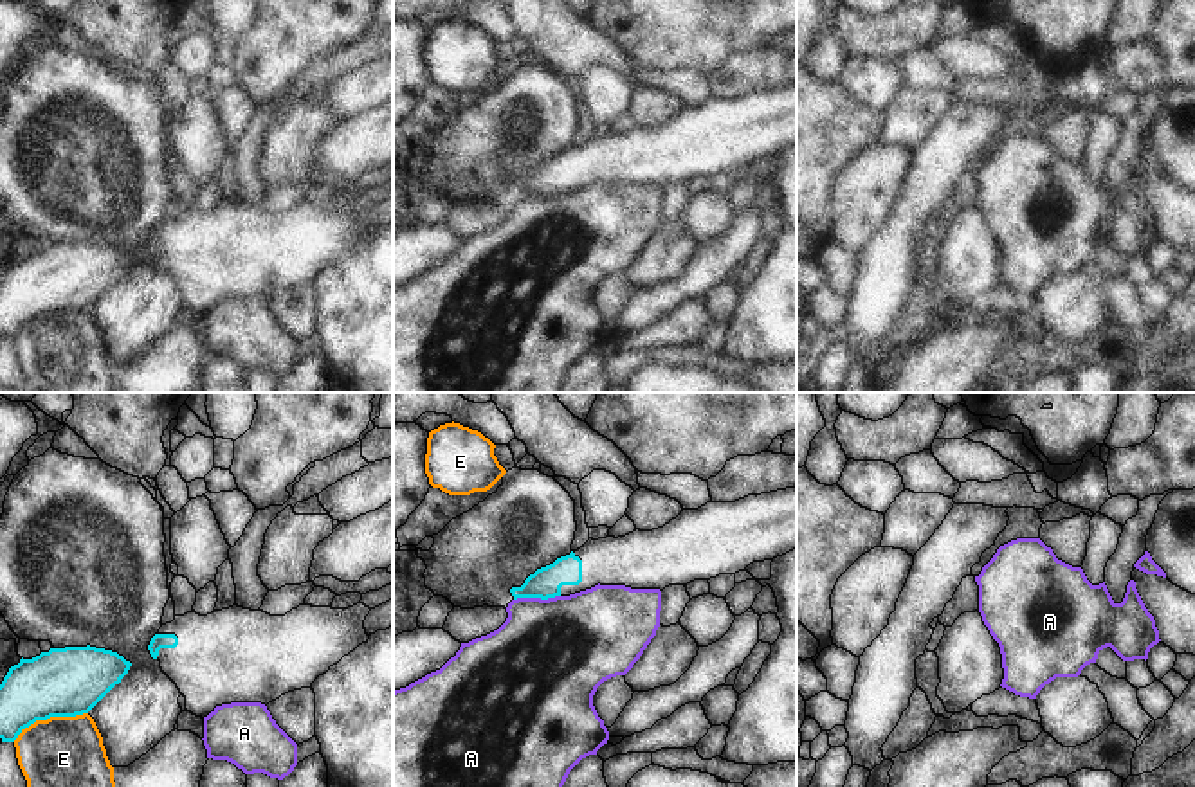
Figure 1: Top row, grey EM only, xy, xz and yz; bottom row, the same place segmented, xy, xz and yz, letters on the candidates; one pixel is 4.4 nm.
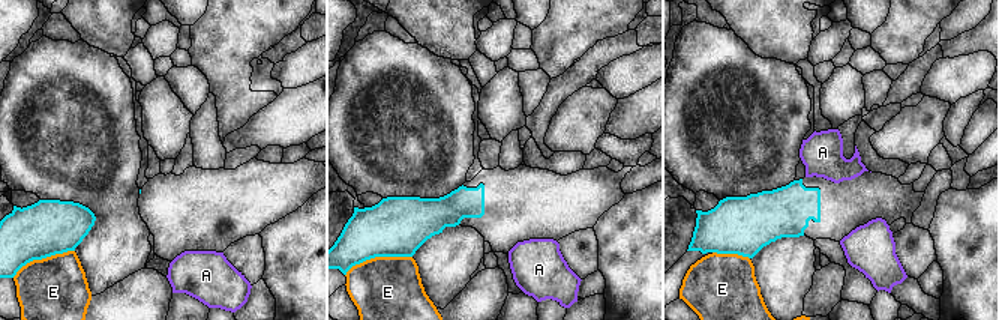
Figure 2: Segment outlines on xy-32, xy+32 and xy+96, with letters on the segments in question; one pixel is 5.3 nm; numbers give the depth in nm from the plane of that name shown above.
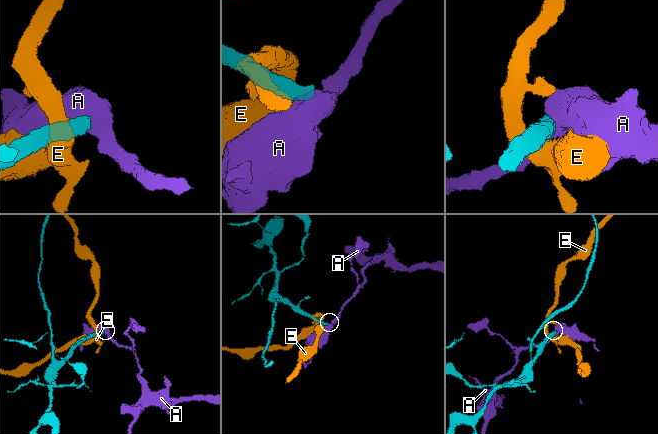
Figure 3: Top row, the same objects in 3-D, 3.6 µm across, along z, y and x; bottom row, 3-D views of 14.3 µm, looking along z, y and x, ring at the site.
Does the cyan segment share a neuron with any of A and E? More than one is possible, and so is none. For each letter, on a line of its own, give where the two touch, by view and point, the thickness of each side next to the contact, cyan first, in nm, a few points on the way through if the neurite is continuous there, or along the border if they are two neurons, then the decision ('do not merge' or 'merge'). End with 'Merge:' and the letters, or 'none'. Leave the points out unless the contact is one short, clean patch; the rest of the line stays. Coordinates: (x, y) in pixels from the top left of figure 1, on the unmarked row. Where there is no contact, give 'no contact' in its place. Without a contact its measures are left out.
A: xz (536, 193) | 140/460 nm | along xz (559, 191), (514, 197) | do not merge
E: xy (49, 314) | 300/380 nm | do not merge
Merge: none

